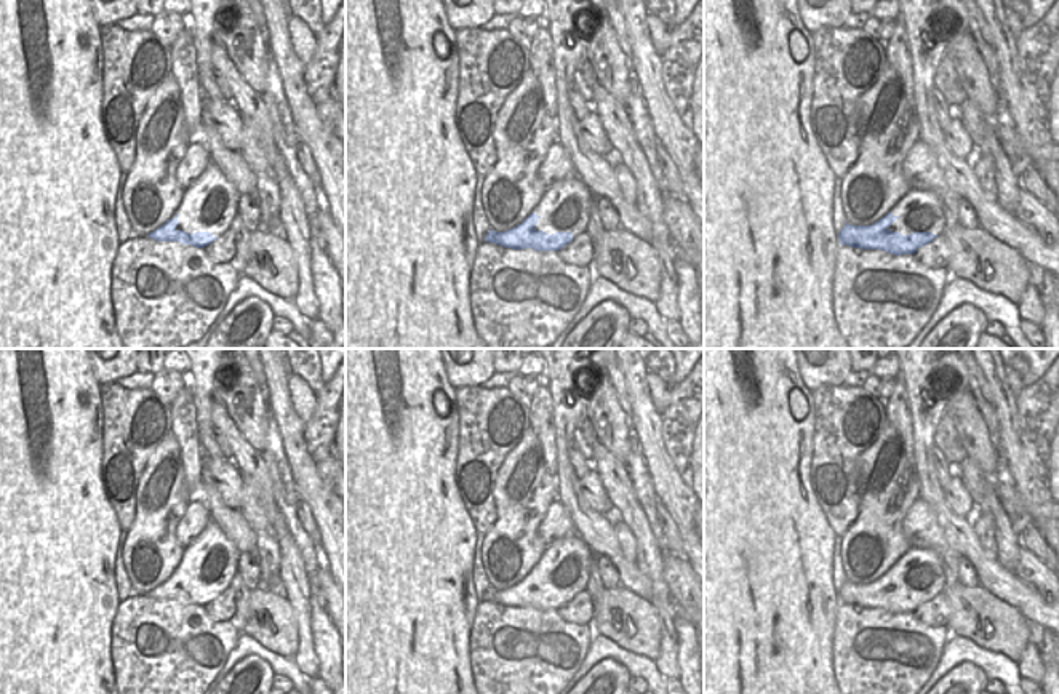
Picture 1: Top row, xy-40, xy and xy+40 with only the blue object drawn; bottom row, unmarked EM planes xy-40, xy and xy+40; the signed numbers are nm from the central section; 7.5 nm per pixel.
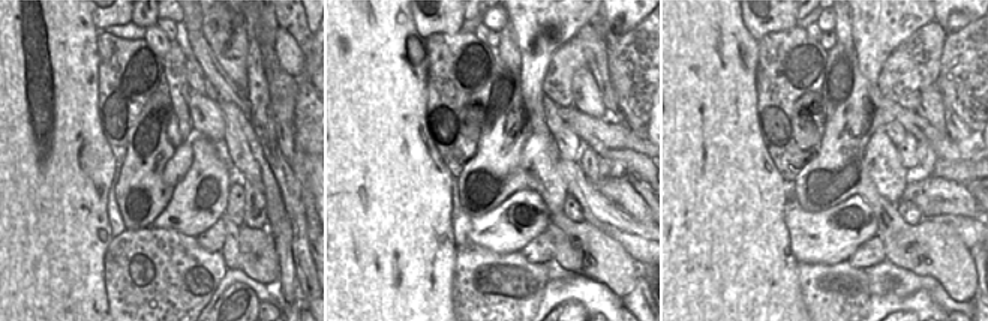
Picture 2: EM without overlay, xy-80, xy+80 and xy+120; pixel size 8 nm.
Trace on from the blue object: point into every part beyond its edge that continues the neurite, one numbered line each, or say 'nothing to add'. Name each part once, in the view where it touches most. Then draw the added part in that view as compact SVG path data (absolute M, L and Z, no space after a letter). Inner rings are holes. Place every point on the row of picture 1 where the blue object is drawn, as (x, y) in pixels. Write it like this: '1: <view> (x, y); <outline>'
nothing to add

